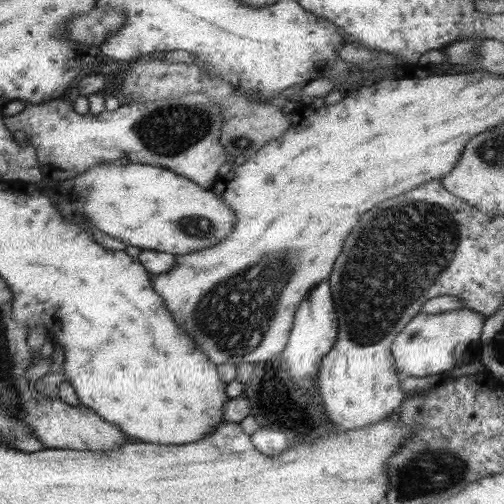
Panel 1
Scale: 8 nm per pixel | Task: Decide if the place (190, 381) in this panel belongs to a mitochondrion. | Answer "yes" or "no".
no

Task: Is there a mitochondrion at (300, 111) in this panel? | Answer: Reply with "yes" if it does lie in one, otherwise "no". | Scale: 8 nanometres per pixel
no

